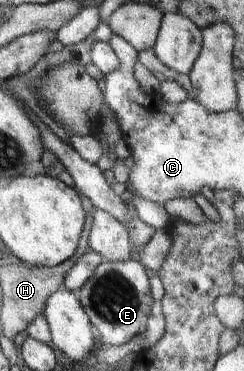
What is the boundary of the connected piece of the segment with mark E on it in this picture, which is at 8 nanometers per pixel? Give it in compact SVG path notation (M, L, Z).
M89 252L68 275L67 289L78 292L104 345L123 346L147 333L156 301L148 269L139 258L129 262L108 262L98 252Z

